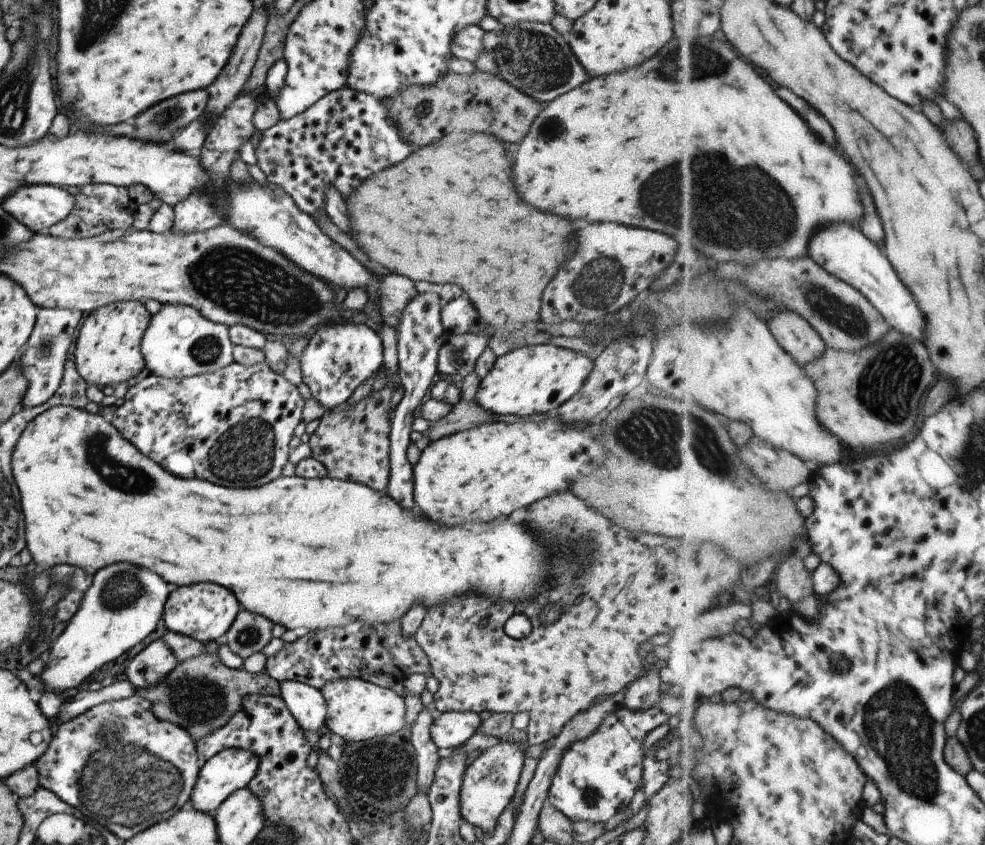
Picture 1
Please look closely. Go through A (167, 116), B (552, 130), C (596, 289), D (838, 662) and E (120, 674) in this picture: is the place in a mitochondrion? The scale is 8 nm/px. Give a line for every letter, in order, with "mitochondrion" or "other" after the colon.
A: mitochondrion
B: mitochondrion
C: mitochondrion
D: mitochondrion
E: other

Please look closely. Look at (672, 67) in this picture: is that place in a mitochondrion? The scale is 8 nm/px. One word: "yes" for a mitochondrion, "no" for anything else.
yes

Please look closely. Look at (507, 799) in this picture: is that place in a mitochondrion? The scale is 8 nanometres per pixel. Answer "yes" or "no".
no

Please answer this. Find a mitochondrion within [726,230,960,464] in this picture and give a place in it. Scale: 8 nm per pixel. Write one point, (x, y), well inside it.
(888, 374)

